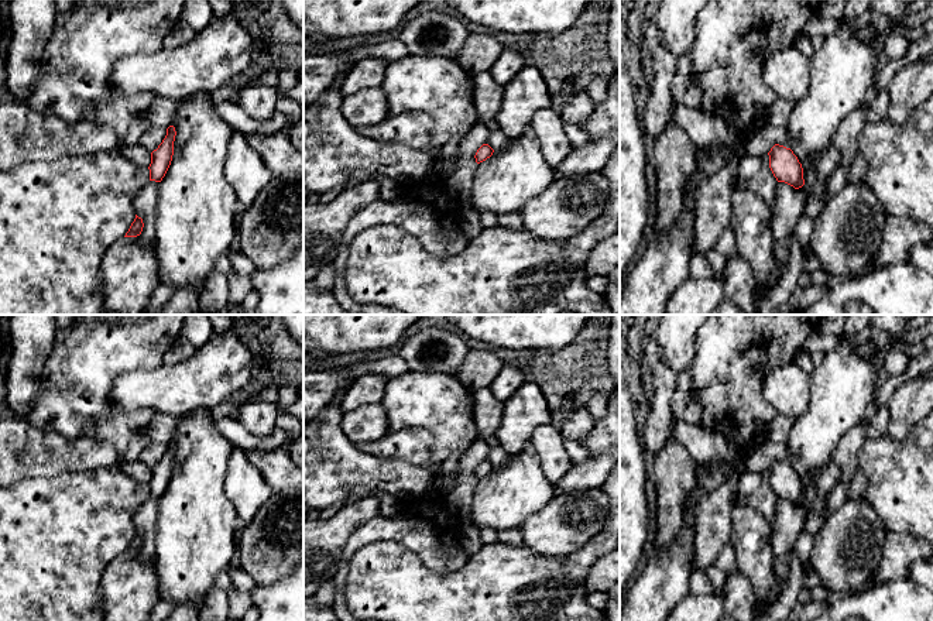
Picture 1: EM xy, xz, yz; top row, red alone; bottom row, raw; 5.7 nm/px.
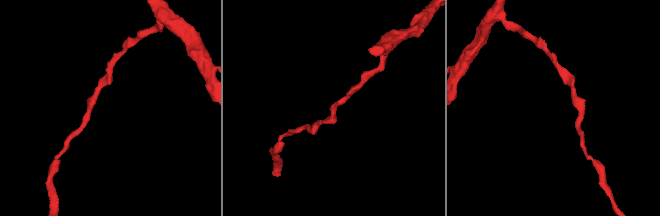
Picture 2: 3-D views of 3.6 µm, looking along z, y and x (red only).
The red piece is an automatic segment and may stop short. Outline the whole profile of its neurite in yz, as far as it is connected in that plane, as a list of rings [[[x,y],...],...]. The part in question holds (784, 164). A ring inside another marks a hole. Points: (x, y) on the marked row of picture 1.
[[[775,144],[768,155],[769,168],[778,182],[785,182],[795,189],[805,185],[802,164],[790,148]]]

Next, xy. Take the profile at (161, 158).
[[[175,127],[167,128],[167,135],[157,150],[151,152],[150,181],[161,182],[165,176],[174,155]]]

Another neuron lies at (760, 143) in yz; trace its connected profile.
[[[764,123],[745,141],[747,154],[766,155],[775,145],[790,147],[792,141],[786,127],[775,127],[769,123]]]

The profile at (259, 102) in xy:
[[[243,85],[237,88],[236,103],[257,121],[271,119],[277,113],[277,88],[263,85]]]

